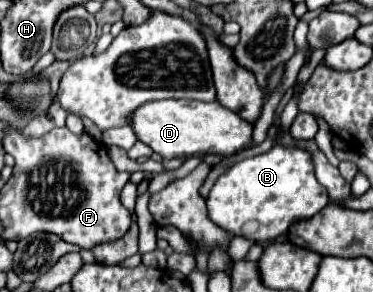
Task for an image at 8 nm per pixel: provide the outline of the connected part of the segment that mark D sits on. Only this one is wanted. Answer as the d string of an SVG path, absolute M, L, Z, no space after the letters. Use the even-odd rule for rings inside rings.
M157 100L157 102L147 102L141 106L131 120L131 128L135 130L137 138L151 146L157 154L163 158L189 158L189 156L207 156L207 154L217 154L217 156L231 156L239 150L245 150L253 142L253 124L247 124L241 116L235 116L229 108L223 108L219 102L195 102L195 100Z

